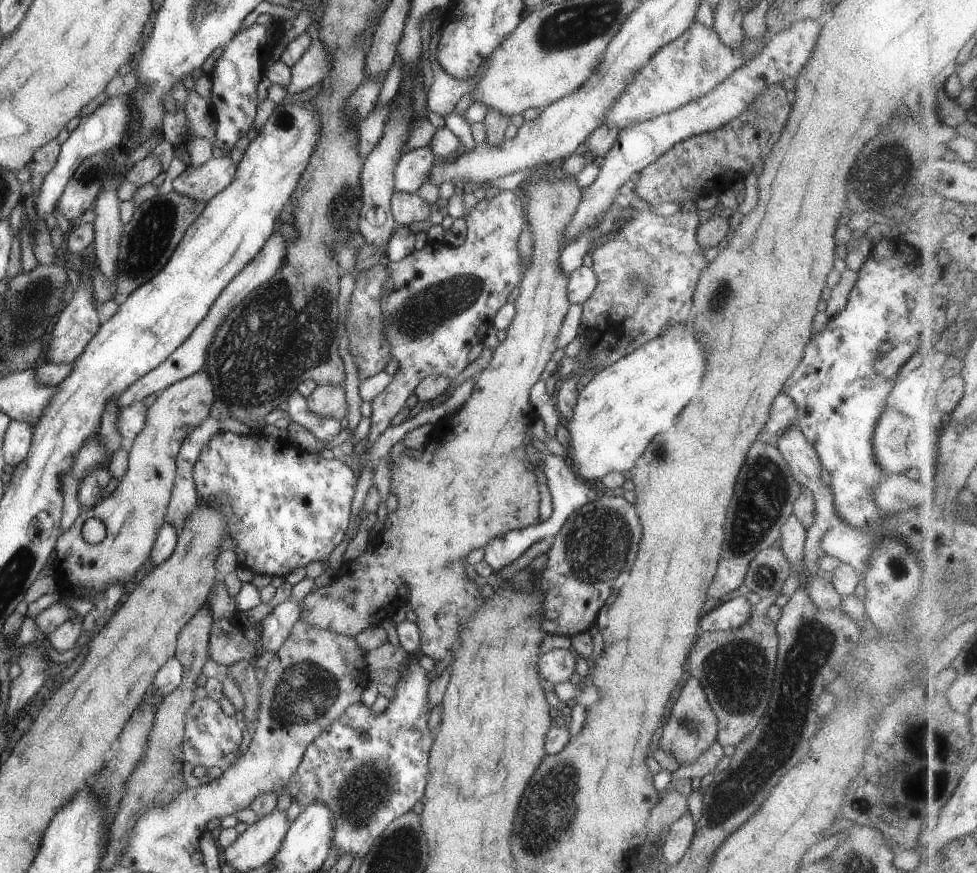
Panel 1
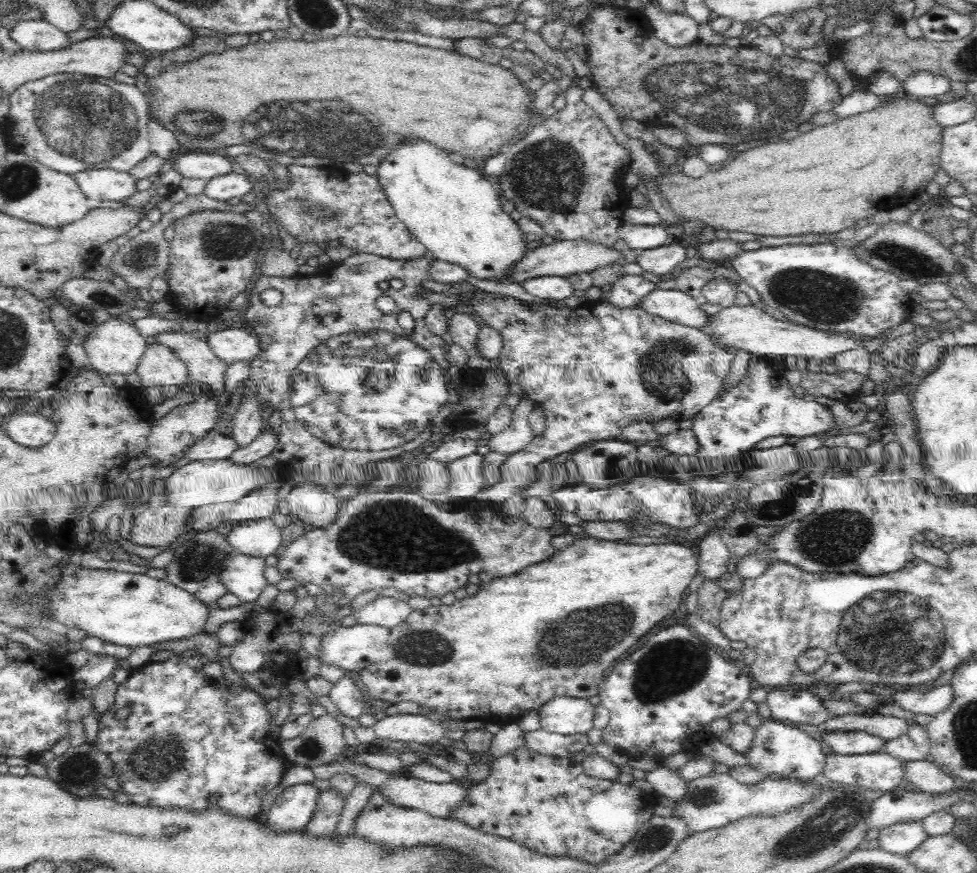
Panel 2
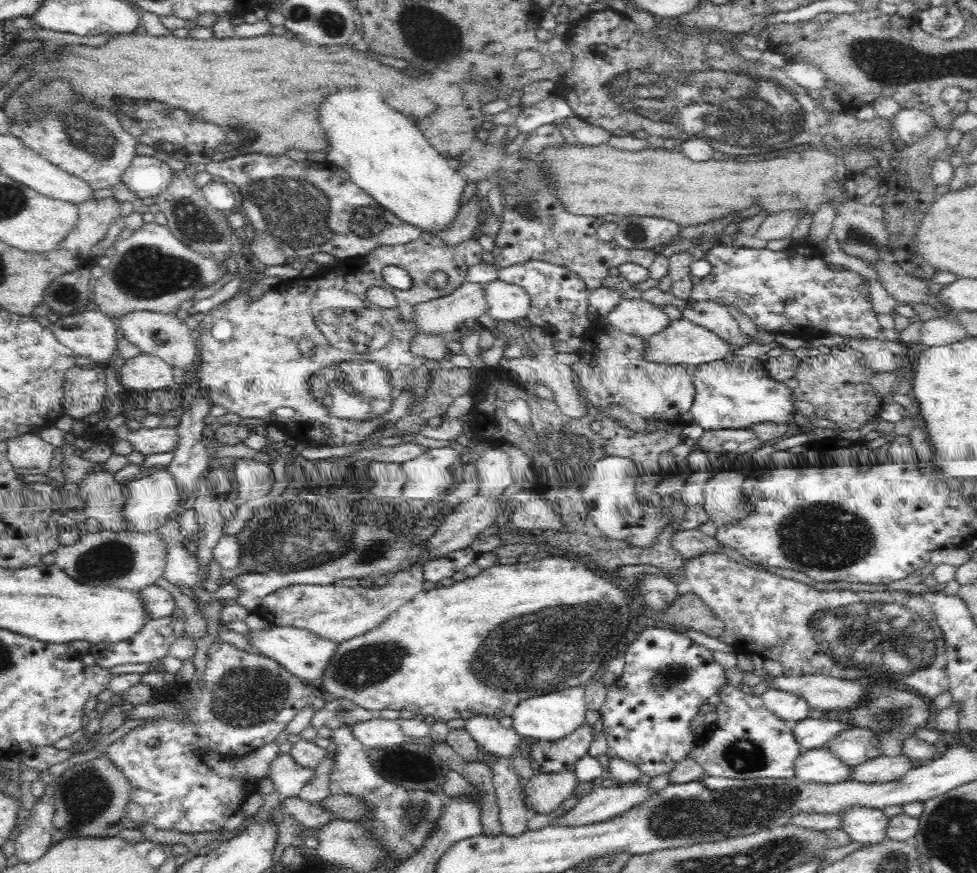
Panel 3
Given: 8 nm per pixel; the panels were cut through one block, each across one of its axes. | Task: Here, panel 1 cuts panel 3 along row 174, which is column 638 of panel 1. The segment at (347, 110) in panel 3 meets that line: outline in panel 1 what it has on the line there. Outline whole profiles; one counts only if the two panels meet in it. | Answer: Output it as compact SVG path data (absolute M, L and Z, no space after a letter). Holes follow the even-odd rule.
M688 322L670 324L660 336L648 340L627 356L606 366L597 373L580 392L572 418L566 425L570 433L570 454L567 460L573 470L588 483L597 483L602 476L619 471L631 470L636 460L644 454L646 446L662 426L672 426L678 412L692 400L694 392L706 370L706 354L698 344L694 330L688 330Z

